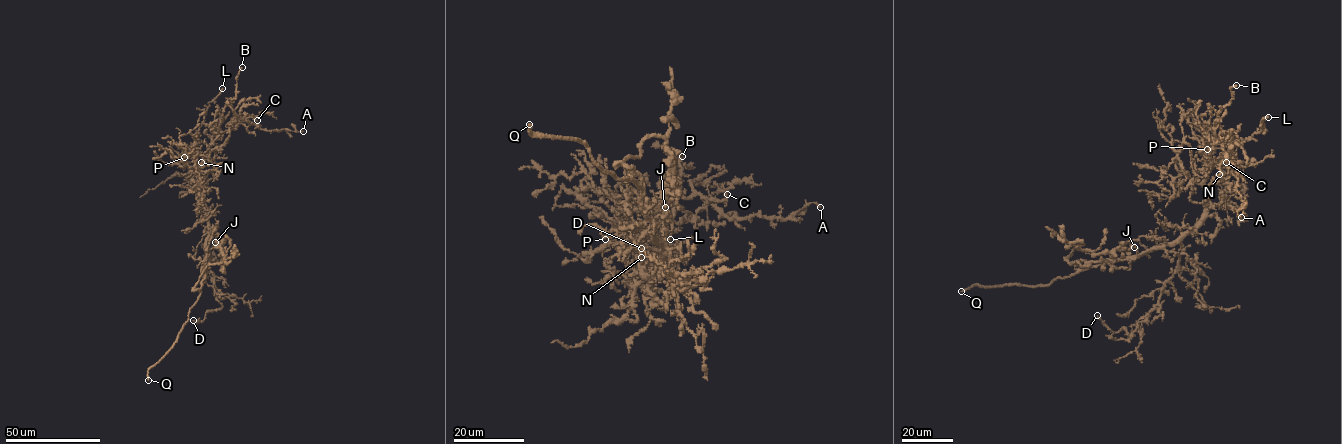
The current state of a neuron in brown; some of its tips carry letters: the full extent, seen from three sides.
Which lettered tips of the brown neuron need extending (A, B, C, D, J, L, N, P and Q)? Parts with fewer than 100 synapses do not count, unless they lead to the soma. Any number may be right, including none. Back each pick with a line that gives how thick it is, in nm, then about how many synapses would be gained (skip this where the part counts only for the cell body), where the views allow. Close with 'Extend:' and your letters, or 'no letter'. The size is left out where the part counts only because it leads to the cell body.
Q: calibre 420 nm
Extend: Q

